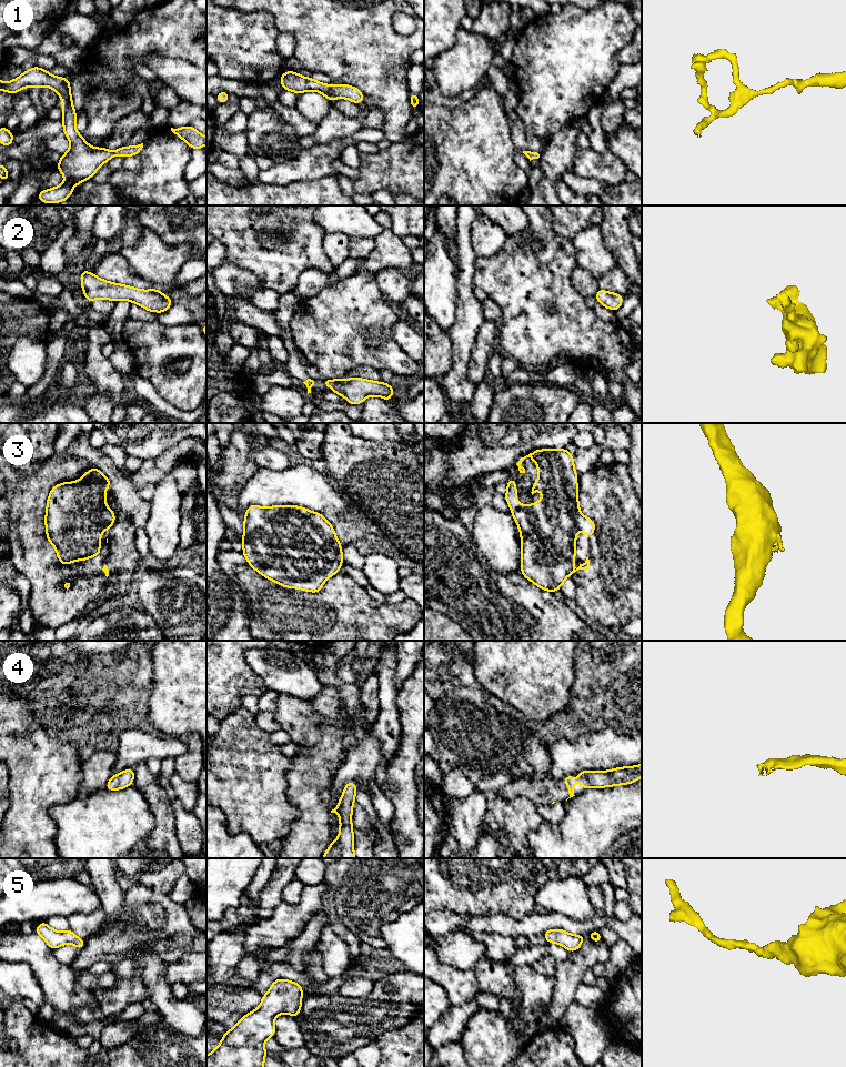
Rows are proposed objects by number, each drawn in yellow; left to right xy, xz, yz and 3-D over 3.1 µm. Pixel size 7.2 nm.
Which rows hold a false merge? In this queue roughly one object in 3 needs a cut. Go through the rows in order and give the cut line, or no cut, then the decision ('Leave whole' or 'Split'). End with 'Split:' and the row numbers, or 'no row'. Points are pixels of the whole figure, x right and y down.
1: No split. Leave whole
2: No split. Leave whole
3: Split along xz (326, 579), (315, 576), (310, 580), (299, 580), (294, 586). Split
4: No split. Leave whole
5: No split. Leave whole
Split: 3

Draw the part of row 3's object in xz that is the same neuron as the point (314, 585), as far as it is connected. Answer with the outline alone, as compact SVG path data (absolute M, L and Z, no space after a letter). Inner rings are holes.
M319 576L309 581L298 581L295 587L301 591L319 593L323 587L323 584L325 583L325 581L326 578L324 578L323 576Z

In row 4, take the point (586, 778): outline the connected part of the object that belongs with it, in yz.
M642 764L631 767L616 767L612 771L583 771L576 773L582 788L604 788L635 783L642 777Z

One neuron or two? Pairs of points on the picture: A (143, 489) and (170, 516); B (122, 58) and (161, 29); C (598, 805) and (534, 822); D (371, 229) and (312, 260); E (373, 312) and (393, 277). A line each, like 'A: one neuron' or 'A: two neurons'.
A: two neurons
B: one neuron
C: two neurons
D: two neurons
E: two neurons

